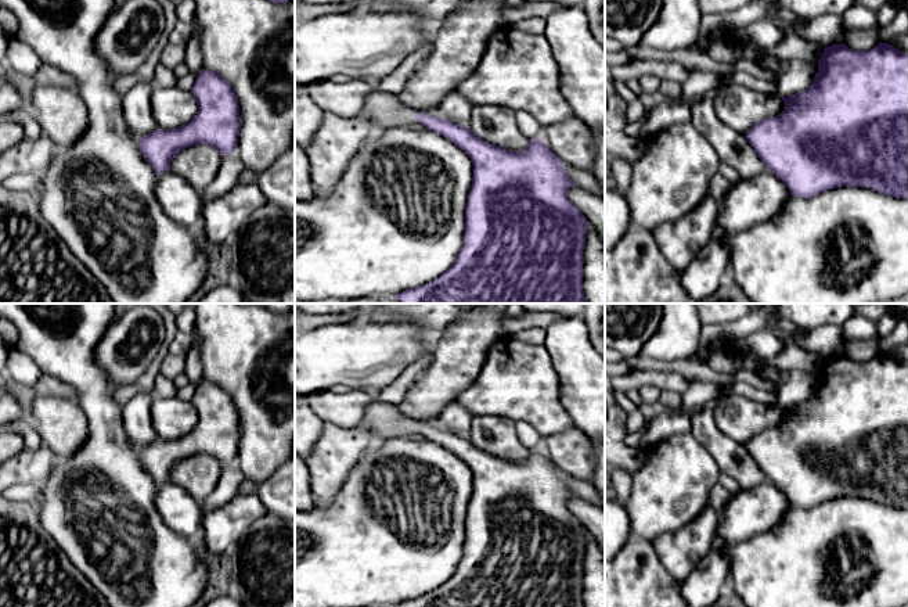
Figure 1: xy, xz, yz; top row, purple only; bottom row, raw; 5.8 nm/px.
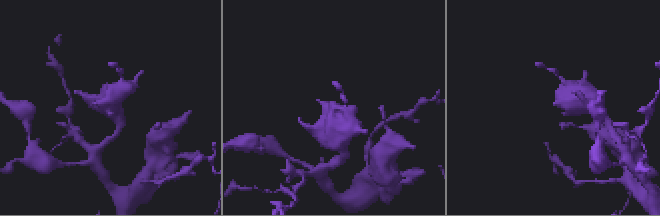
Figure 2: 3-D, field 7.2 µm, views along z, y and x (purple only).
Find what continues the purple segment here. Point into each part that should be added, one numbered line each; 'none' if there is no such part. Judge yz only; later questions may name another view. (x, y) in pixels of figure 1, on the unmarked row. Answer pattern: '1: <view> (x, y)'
1: yz (732, 458)

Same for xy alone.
1: xy (200, 474)

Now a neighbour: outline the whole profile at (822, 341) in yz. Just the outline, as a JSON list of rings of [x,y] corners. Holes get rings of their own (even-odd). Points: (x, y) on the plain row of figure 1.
[[[826,326],[811,330],[797,328],[792,335],[794,337],[792,344],[824,359],[832,356],[837,346],[843,342],[842,331]]]

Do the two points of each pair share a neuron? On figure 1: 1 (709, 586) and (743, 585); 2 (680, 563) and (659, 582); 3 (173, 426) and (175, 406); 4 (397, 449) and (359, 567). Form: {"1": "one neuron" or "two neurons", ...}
{"1": "two neurons", "2": "two neurons", "3": "one neuron", "4": "one neuron"}

